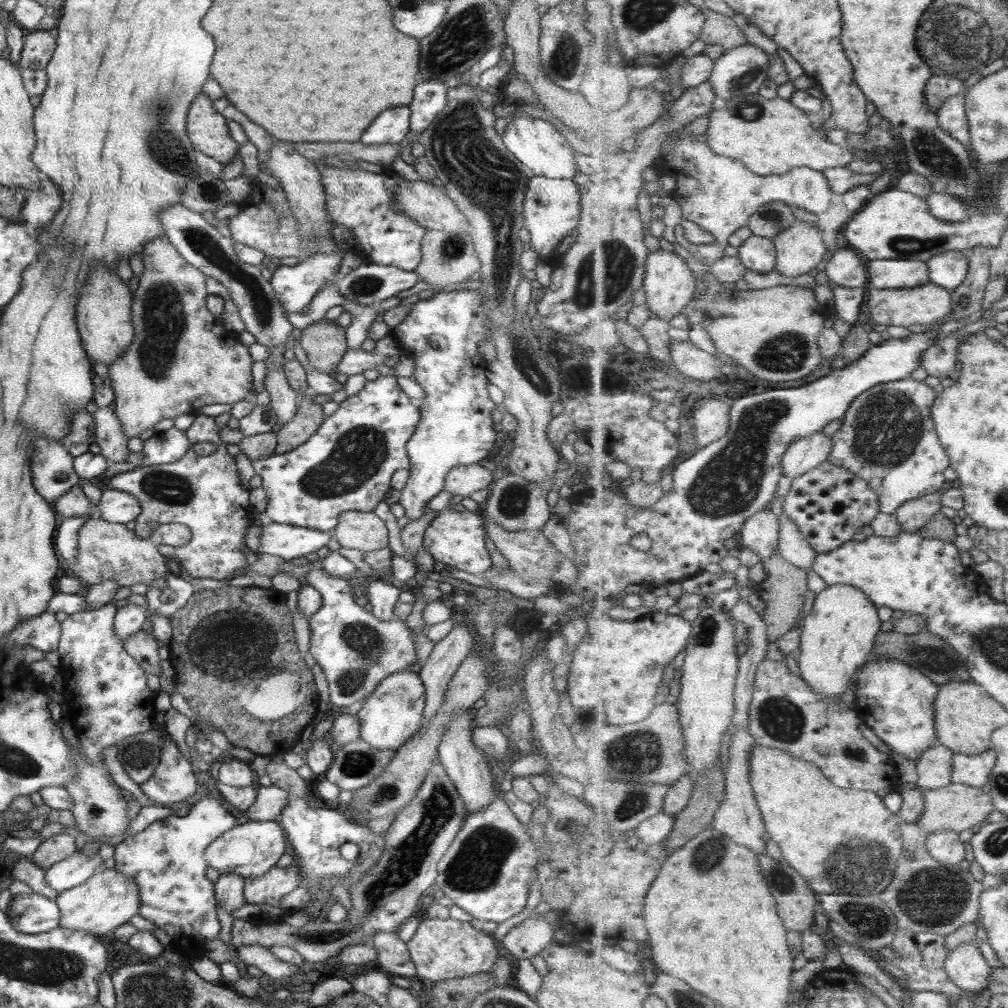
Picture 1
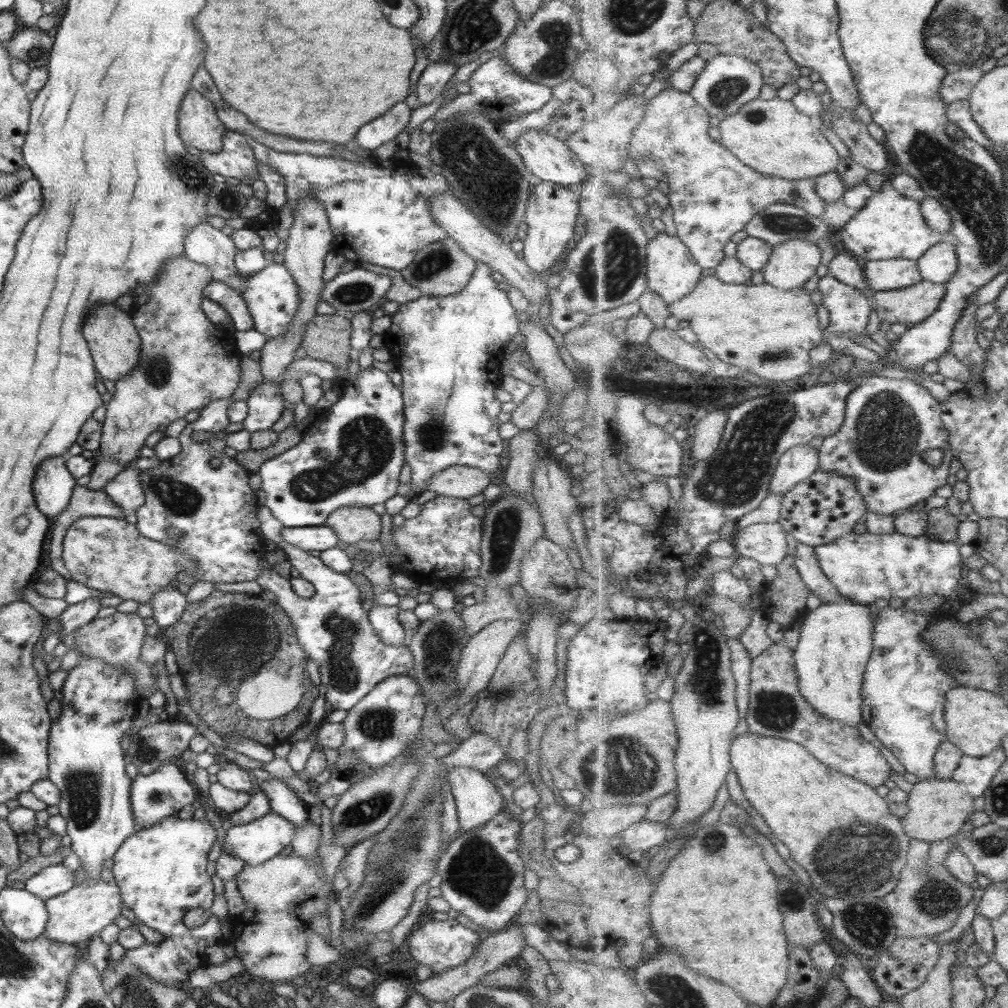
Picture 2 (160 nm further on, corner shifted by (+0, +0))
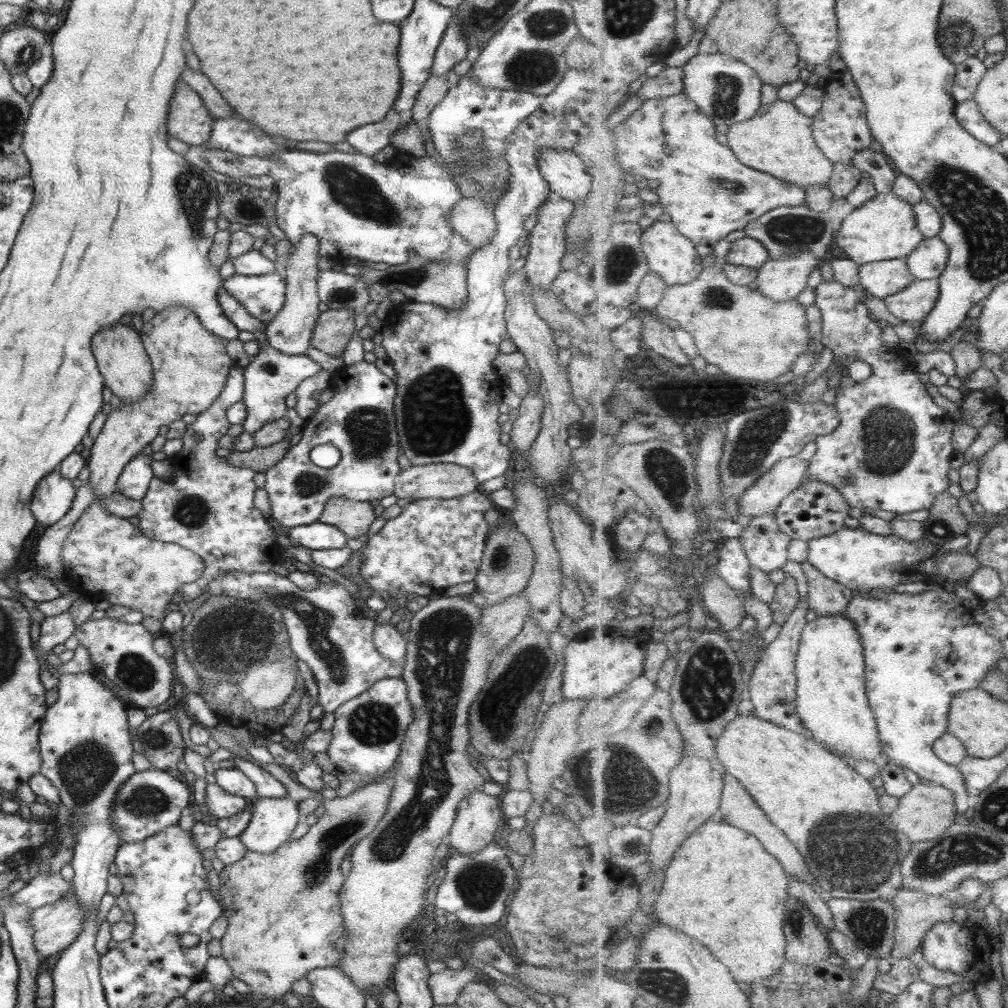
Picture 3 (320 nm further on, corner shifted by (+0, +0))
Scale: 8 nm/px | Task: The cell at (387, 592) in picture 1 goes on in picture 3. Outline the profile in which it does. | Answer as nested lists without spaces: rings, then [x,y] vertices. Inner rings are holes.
[[[389,620],[382,624],[374,624],[373,645],[385,661],[402,665],[404,663],[406,640]]]

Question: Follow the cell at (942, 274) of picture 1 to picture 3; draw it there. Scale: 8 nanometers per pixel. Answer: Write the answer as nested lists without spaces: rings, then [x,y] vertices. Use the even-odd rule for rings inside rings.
[[[938,236],[928,238],[905,260],[917,279],[939,279],[949,264],[949,247]]]

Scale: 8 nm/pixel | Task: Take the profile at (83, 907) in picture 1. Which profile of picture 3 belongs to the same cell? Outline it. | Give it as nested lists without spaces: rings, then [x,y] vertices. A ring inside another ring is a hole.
[[[56,900],[28,912],[31,940],[35,952],[52,960],[79,934],[84,908],[76,900]]]

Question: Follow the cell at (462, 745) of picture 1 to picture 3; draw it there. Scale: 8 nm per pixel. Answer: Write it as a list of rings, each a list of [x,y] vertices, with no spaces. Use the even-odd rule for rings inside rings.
[[[482,789],[470,792],[458,804],[456,815],[447,836],[452,852],[471,854],[494,840],[502,812],[495,796],[486,795]]]

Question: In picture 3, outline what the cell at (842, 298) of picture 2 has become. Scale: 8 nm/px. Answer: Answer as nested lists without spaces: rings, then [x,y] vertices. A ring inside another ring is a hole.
[[[834,280],[830,283],[825,281],[814,291],[817,293],[816,306],[822,315],[822,344],[832,350],[835,356],[834,360],[838,360],[838,364],[848,365],[853,360],[862,360],[871,366],[872,372],[870,377],[856,382],[846,371],[843,371],[834,403],[838,408],[841,424],[831,434],[821,435],[814,440],[817,450],[810,460],[808,478],[836,486],[837,490],[840,490],[841,494],[844,494],[844,497],[848,499],[850,506],[855,506],[855,508],[879,508],[879,510],[886,510],[887,512],[894,512],[896,514],[930,509],[936,503],[938,497],[947,491],[949,484],[951,484],[951,480],[949,480],[949,468],[951,468],[951,460],[955,458],[956,454],[955,448],[953,448],[953,426],[955,426],[955,419],[947,411],[939,408],[935,404],[933,396],[927,392],[925,377],[917,373],[915,366],[912,365],[913,351],[906,346],[897,346],[896,349],[885,345],[883,338],[881,338],[883,336],[883,328],[877,324],[877,320],[873,320],[869,316],[866,296],[862,293],[861,289],[848,287]]]

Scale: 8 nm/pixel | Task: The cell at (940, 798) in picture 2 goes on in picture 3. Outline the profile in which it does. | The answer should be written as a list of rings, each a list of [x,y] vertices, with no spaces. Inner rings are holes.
[[[921,782],[900,798],[897,810],[890,817],[898,823],[901,832],[904,832],[912,843],[920,843],[940,837],[955,822],[958,815],[955,808],[955,793],[946,786],[935,783]]]

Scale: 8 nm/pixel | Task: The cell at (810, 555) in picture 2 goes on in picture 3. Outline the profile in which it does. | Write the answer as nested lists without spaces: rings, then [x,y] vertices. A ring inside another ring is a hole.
[[[808,560],[801,568],[808,583],[808,605],[819,617],[831,617],[843,614],[853,602],[853,590],[848,586],[827,578]]]

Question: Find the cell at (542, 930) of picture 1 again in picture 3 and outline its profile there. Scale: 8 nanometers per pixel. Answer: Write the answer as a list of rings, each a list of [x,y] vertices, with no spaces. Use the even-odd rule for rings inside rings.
[[[467,963],[457,970],[445,968],[439,973],[433,973],[428,976],[428,987],[434,1004],[443,1006],[453,1004],[461,987],[466,982],[473,980],[479,981],[482,972],[477,968],[471,967]]]

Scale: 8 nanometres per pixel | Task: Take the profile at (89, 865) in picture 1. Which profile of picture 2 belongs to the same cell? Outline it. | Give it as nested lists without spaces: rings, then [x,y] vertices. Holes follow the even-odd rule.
[[[59,862],[40,869],[40,872],[27,879],[24,889],[44,901],[68,891],[73,886],[72,880],[73,872]]]

